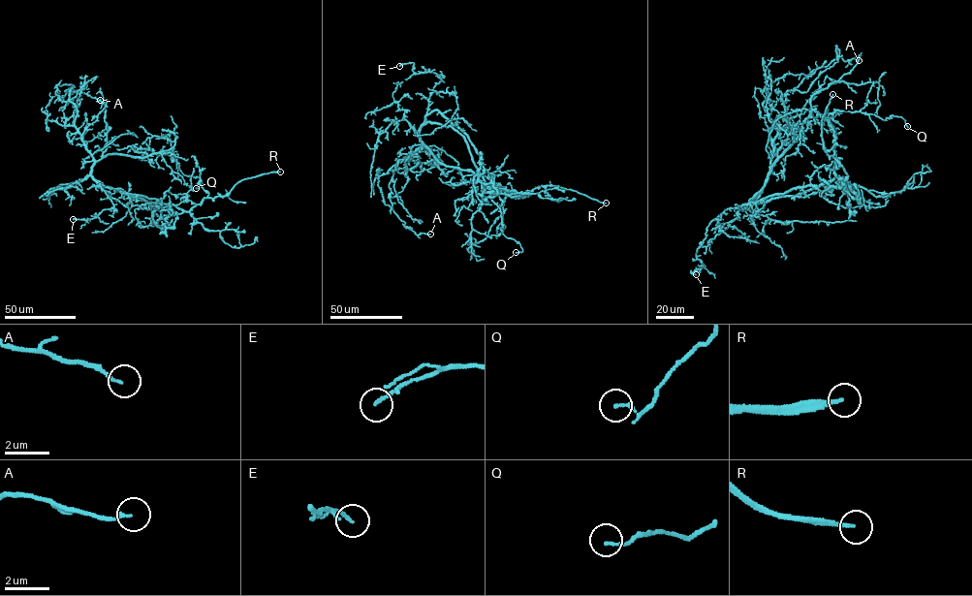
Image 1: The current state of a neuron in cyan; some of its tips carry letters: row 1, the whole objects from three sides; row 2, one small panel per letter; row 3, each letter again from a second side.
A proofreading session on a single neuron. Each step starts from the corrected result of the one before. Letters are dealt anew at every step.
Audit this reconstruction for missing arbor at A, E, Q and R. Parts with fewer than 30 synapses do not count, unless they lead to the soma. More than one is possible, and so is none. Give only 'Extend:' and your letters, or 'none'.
Extend: R

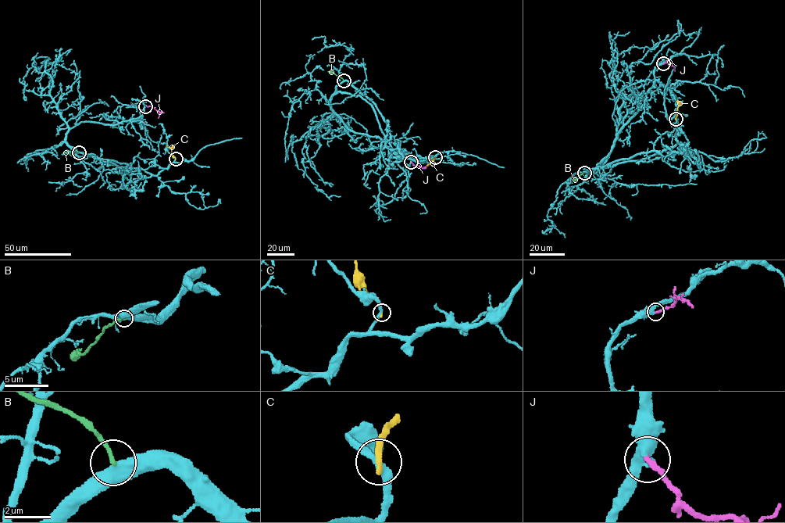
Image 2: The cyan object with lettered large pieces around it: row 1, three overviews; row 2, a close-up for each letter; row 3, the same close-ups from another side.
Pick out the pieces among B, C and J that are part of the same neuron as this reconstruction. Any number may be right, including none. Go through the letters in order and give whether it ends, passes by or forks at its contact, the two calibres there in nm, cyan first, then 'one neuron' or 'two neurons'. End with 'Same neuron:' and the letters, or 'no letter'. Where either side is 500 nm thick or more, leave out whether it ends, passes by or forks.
B: calibres 550 and 170 nm; two neurons
C: it ends; calibres 280 and 240 nm; two neurons
J: it ends; calibres 440 and 220 nm; one neuron
Same neuron: J

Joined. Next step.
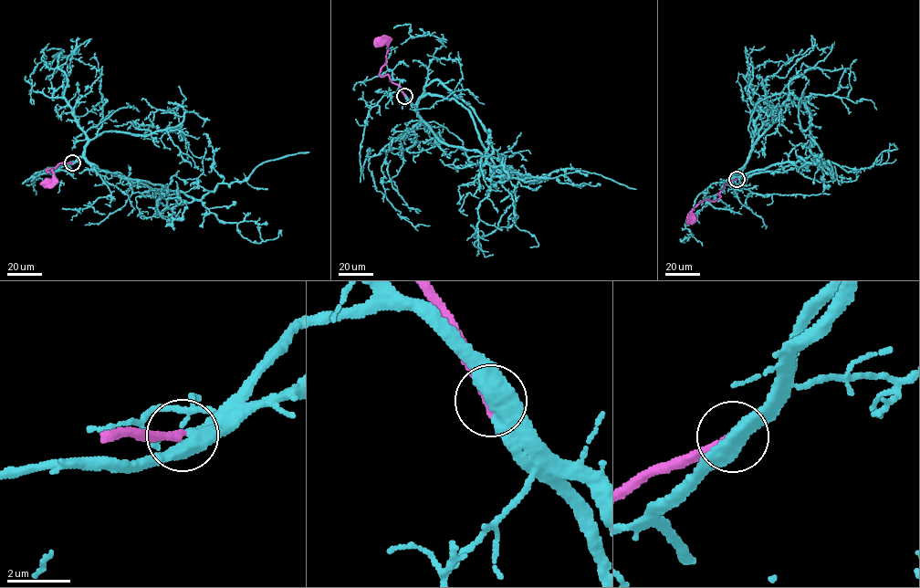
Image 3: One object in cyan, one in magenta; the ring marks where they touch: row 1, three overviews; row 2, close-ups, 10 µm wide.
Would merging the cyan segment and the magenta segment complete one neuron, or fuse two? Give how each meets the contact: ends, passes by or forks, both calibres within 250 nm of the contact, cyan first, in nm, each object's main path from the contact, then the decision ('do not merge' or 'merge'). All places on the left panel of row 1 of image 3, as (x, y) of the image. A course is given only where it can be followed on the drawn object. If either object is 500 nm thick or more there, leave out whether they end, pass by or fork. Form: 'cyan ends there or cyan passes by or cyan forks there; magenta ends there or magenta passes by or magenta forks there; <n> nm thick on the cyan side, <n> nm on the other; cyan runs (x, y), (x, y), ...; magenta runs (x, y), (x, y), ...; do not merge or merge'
550 nm thick on the cyan side, 280 nm on the other; cyan runs (72, 163), (83, 157), (151, 189), (180, 191), (199, 200), (218, 183), (245, 181), (264, 162), (308, 152); magenta runs (72, 162), (61, 162), (47, 170), (52, 169), (53, 175), (47, 182); merge

